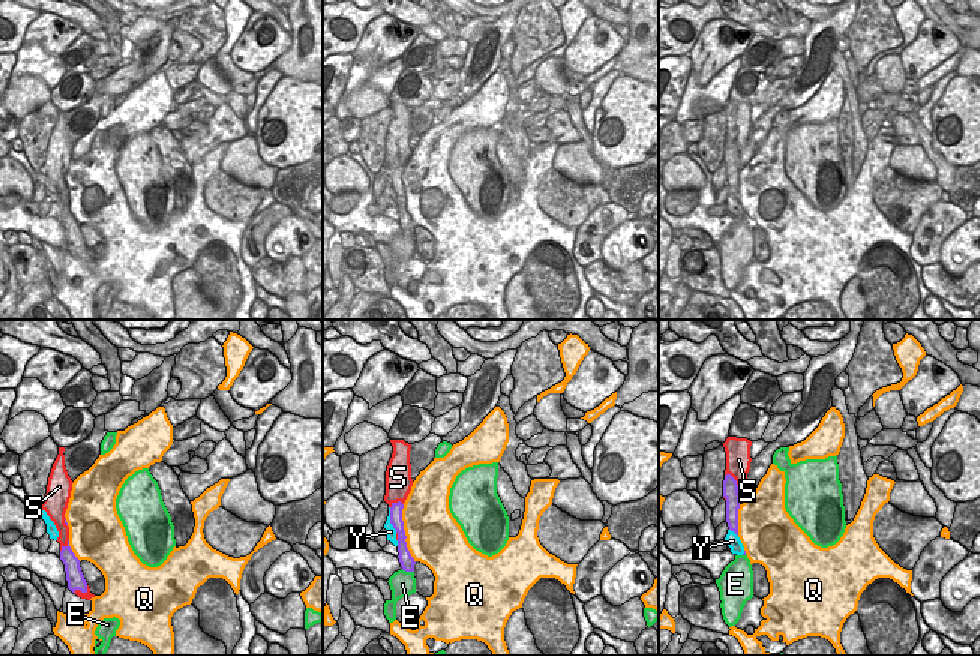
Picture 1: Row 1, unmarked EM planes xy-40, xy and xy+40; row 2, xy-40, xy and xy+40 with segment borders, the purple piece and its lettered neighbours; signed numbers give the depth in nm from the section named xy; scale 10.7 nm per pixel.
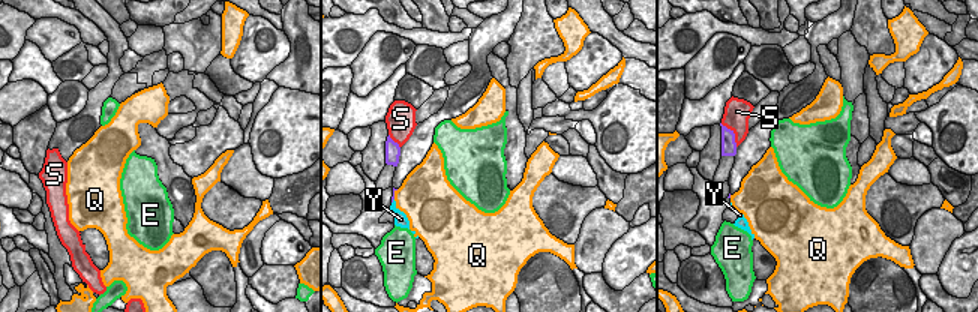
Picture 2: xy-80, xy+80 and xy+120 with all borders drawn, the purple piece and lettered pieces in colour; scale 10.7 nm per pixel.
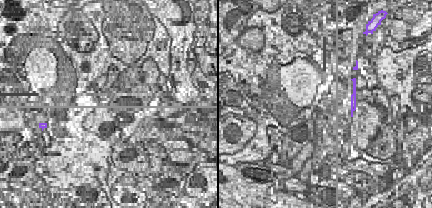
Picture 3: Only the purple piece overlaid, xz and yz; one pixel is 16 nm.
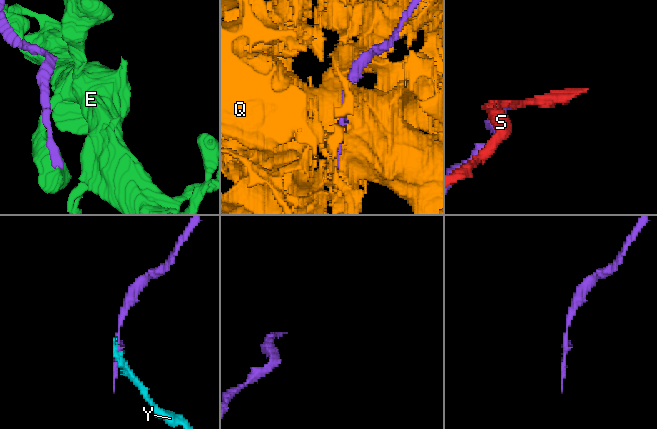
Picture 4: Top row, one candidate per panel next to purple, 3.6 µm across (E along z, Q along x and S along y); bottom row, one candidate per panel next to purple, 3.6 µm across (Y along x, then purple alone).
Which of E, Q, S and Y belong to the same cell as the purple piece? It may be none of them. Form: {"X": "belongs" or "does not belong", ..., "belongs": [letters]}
{"E": "does not belong", "Q": "does not belong", "S": "does not belong", "Y": "does not belong", "belongs": []}

